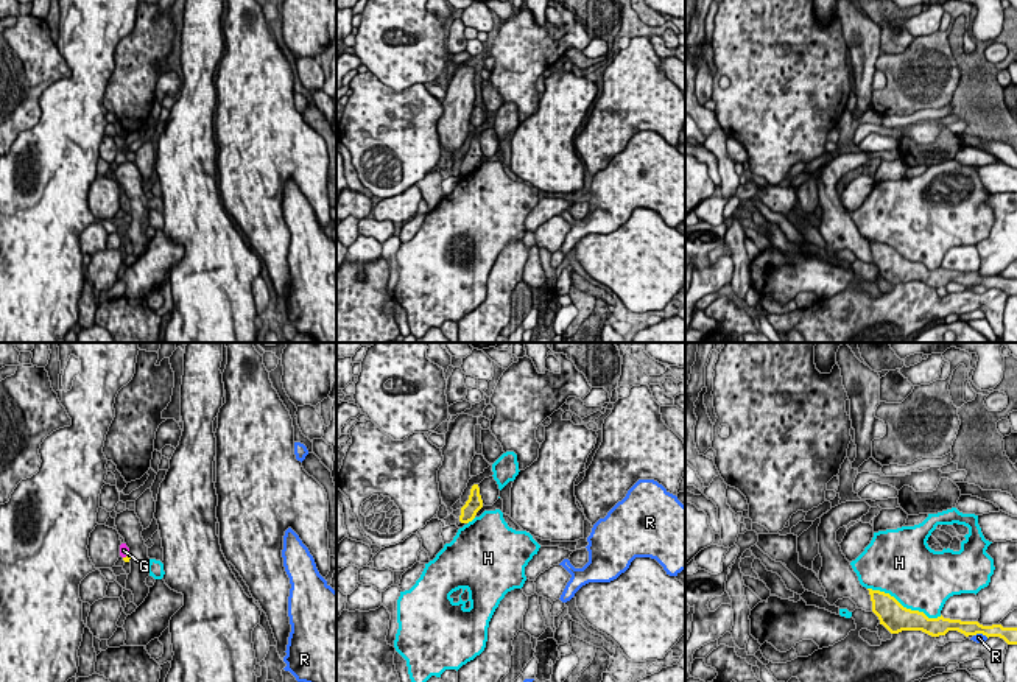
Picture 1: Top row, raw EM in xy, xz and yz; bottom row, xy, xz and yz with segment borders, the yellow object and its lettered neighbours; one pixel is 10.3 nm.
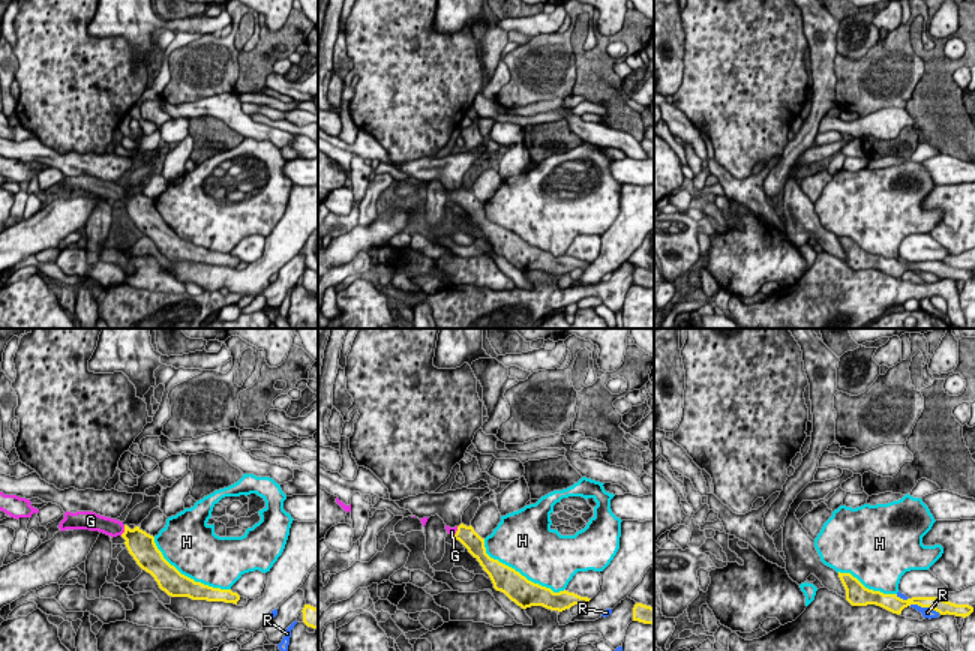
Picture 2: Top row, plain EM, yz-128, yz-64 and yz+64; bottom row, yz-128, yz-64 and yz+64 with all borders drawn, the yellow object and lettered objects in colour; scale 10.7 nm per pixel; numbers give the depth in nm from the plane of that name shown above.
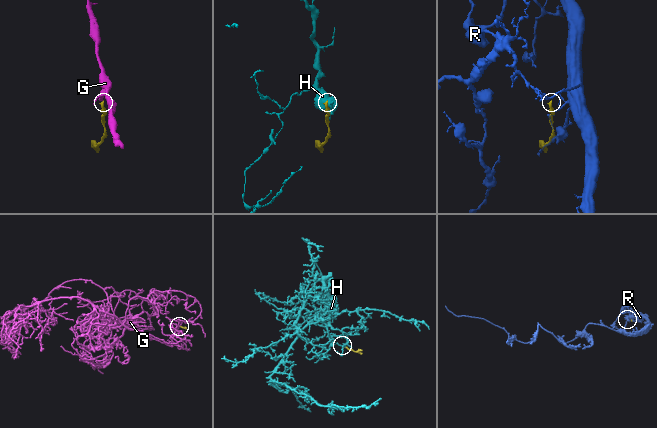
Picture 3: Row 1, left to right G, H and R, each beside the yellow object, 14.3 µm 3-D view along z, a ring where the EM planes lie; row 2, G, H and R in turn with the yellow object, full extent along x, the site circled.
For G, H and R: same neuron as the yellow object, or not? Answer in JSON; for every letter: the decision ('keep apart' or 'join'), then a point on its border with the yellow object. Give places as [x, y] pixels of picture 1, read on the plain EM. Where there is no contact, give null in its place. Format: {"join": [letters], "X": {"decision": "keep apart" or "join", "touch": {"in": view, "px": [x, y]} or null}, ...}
{"join": ["G"], "G": {"decision": "join", "touch": {"in": "xy", "px": [128, 206]}}, "H": {"decision": "keep apart", "touch": {"in": "yz", "px": [905, 259]}}, "R": {"decision": "keep apart", "touch": {"in": "yz", "px": [981, 284]}}}

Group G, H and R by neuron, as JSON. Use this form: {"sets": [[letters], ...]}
{"sets": [["G"], ["H"], ["R"]]}

